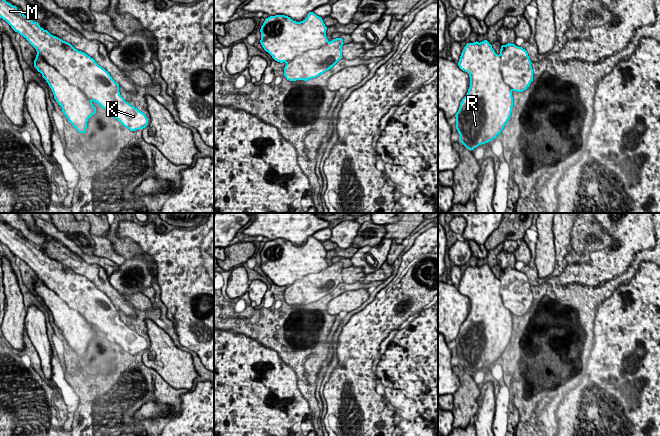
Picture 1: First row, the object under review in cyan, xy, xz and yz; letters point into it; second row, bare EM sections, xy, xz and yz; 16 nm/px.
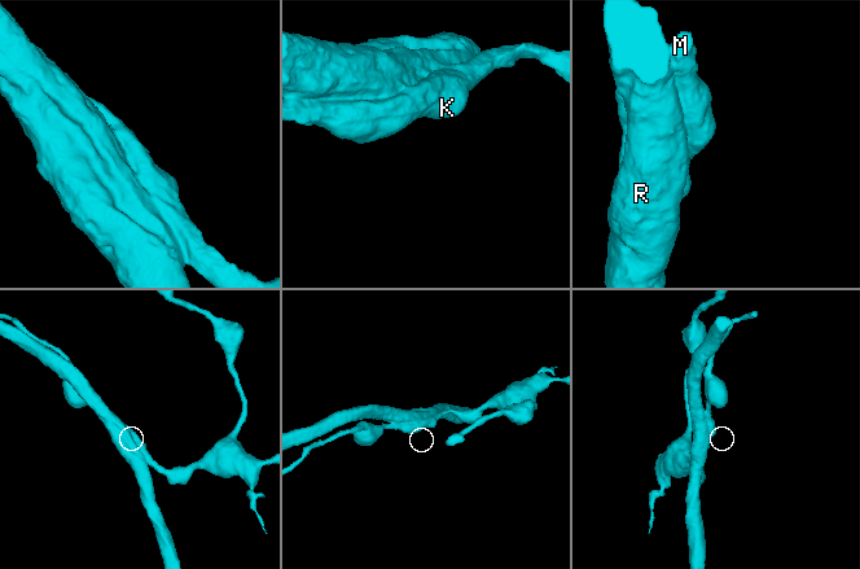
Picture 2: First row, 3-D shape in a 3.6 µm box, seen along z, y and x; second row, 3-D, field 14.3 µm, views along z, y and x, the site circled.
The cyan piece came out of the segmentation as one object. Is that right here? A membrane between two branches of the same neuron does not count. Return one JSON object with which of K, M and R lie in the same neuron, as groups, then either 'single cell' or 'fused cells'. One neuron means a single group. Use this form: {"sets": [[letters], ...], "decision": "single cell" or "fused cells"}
{"sets": [["K", "M"], ["R"]], "decision": "fused cells"}

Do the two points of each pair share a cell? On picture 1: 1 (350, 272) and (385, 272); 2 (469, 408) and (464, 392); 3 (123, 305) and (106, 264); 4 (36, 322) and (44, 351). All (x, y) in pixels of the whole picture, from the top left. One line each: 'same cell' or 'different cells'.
1: same cell
2: same cell
3: same cell
4: same cell

